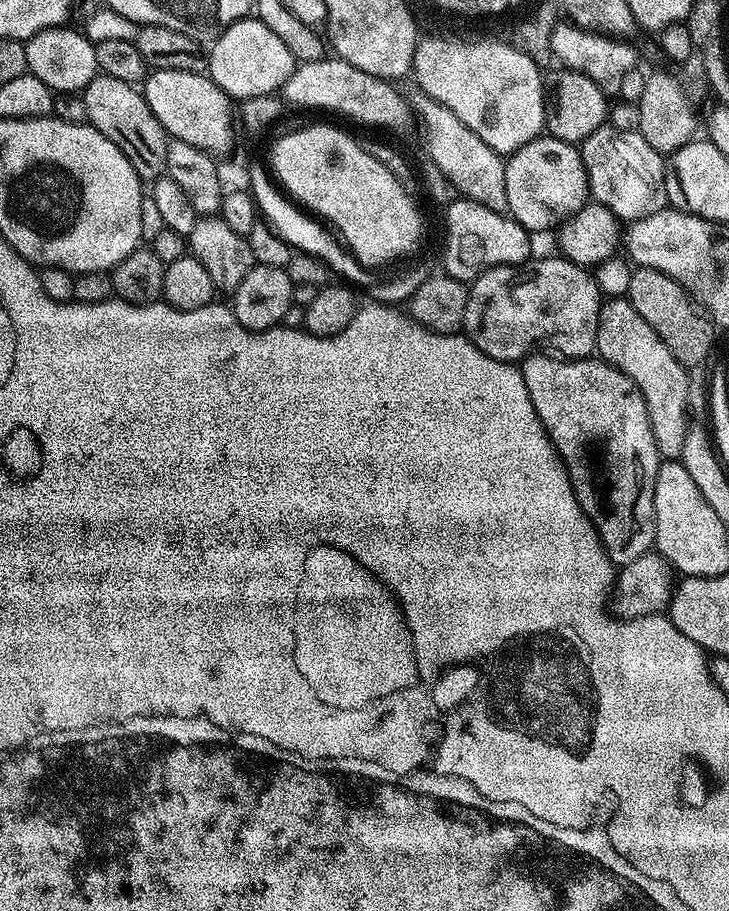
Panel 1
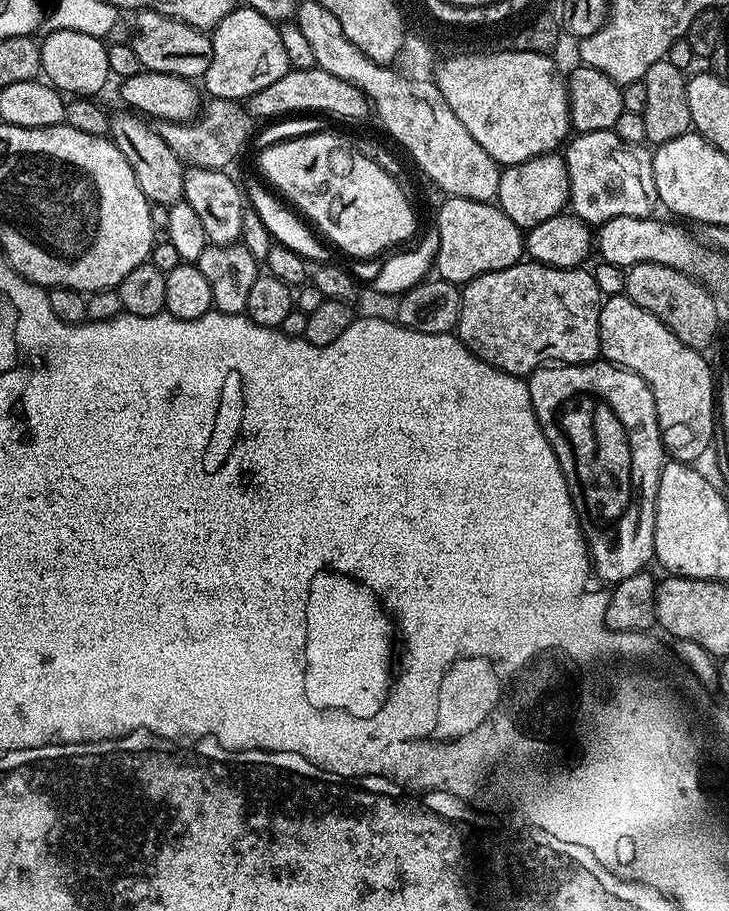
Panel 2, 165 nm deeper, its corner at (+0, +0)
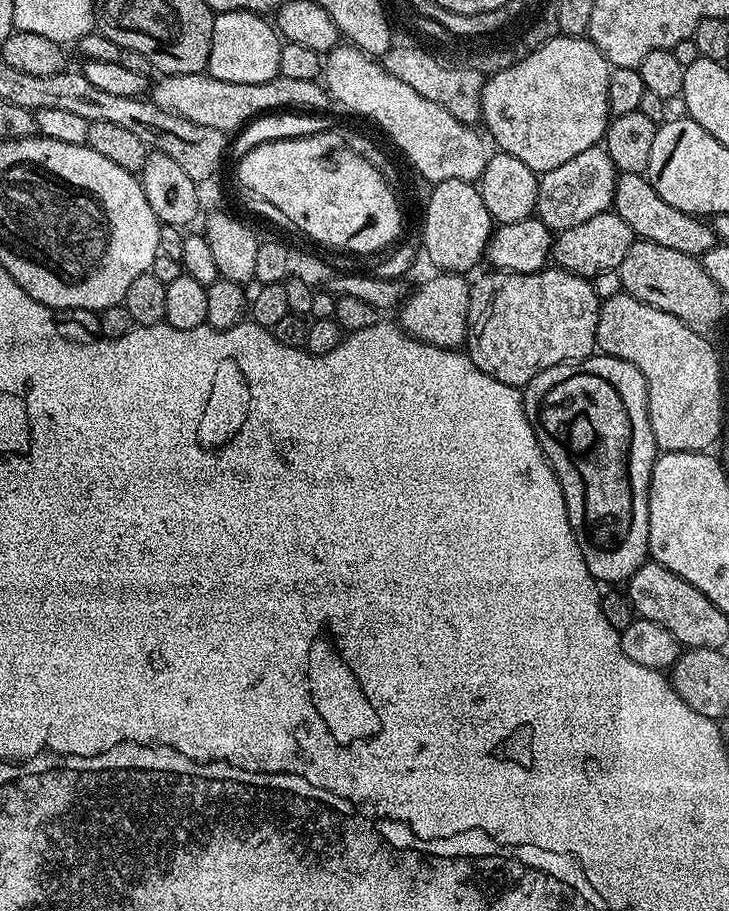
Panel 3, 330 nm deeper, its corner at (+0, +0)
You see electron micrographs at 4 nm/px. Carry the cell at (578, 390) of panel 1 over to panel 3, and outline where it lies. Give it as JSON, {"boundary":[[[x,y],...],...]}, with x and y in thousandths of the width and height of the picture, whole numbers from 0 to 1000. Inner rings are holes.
{"boundary":[[[813,389],[804,395],[743,406],[717,427],[727,468],[760,516],[776,547],[785,585],[790,587],[808,630],[834,643],[859,639],[890,614],[889,539],[903,493],[889,458],[889,425],[881,411],[857,395]]]}

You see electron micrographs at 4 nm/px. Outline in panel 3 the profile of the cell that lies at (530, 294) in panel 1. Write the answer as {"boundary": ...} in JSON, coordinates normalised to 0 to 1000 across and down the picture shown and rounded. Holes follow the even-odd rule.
{"boundary":[[[748,292],[738,299],[716,301],[715,299],[687,299],[684,296],[669,296],[665,303],[658,303],[652,308],[646,308],[642,317],[642,367],[639,370],[639,389],[672,415],[683,415],[683,419],[722,424],[743,406],[757,404],[763,400],[775,397],[789,397],[804,395],[819,385],[818,363],[820,362],[820,345],[823,344],[824,330],[818,325],[818,319],[812,317],[811,311],[800,303],[790,303],[785,299],[778,299],[775,294],[767,292]]]}

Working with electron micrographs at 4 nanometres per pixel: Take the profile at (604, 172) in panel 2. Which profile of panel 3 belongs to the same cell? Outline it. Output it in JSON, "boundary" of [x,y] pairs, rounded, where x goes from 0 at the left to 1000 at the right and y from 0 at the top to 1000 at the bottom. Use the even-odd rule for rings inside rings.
{"boundary":[[[829,161],[798,165],[798,169],[782,173],[782,178],[771,178],[771,182],[739,194],[734,240],[742,241],[761,257],[805,244],[808,239],[815,239],[815,235],[835,232],[846,192],[842,178]]]}

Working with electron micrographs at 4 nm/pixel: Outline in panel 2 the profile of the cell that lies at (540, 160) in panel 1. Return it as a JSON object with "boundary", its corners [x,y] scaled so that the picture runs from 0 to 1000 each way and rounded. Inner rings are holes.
{"boundary":[[[768,169],[734,171],[715,180],[698,180],[686,190],[680,210],[683,227],[695,235],[715,252],[738,248],[749,239],[760,239],[775,232],[779,217],[779,182]]]}

